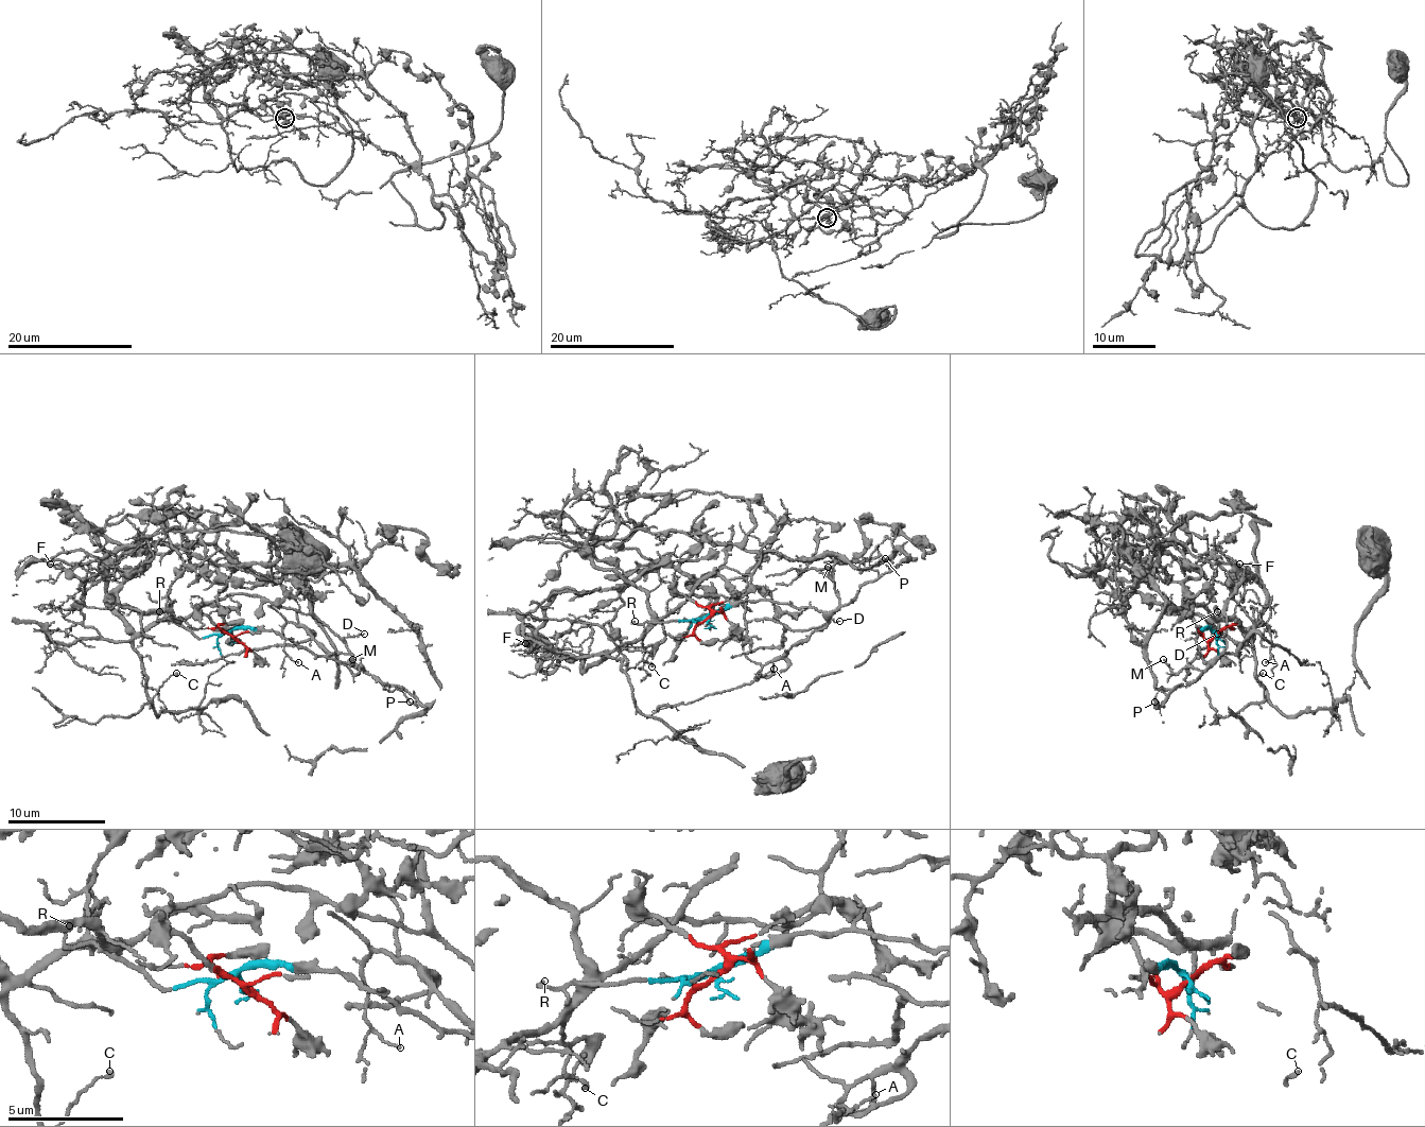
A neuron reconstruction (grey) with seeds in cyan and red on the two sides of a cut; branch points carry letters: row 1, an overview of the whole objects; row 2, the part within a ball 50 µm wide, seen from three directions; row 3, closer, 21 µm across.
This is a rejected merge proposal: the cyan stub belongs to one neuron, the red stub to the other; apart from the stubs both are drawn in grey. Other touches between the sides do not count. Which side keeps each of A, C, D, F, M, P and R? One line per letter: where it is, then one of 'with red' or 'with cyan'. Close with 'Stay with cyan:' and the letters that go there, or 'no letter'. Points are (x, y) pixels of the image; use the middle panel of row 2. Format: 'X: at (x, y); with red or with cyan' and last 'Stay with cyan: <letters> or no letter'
A: at (774, 669); with cyan
C: at (652, 666); with red
D: at (839, 621); with cyan
F: at (525, 643); with red
M: at (828, 567); with cyan
P: at (885, 558); with cyan
R: at (635, 621); with cyan
Stay with cyan: A, D, M, P, R

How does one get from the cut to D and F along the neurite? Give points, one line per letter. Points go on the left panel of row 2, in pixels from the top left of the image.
D: (230, 634), (236, 629), (279, 631), (318, 656), (343, 661), (352, 656), (345, 646), (345, 639), (365, 634)
F: (230, 634), (191, 605), (187, 617), (167, 617), (135, 631), (110, 605), (106, 575), (50, 562)

